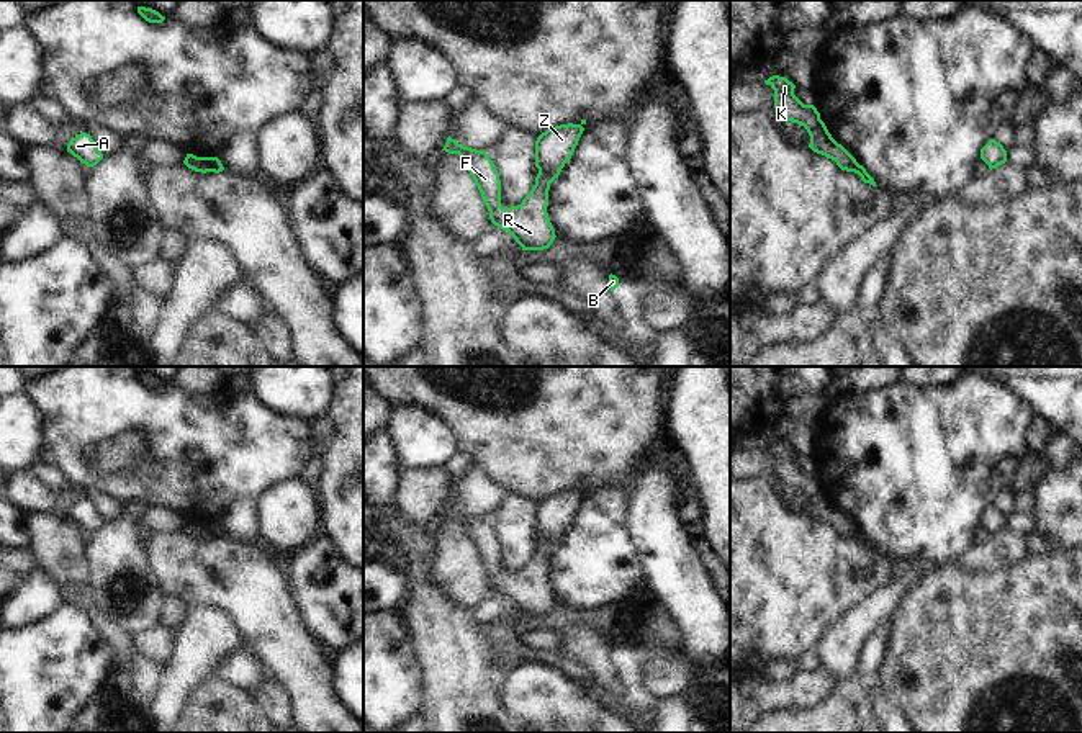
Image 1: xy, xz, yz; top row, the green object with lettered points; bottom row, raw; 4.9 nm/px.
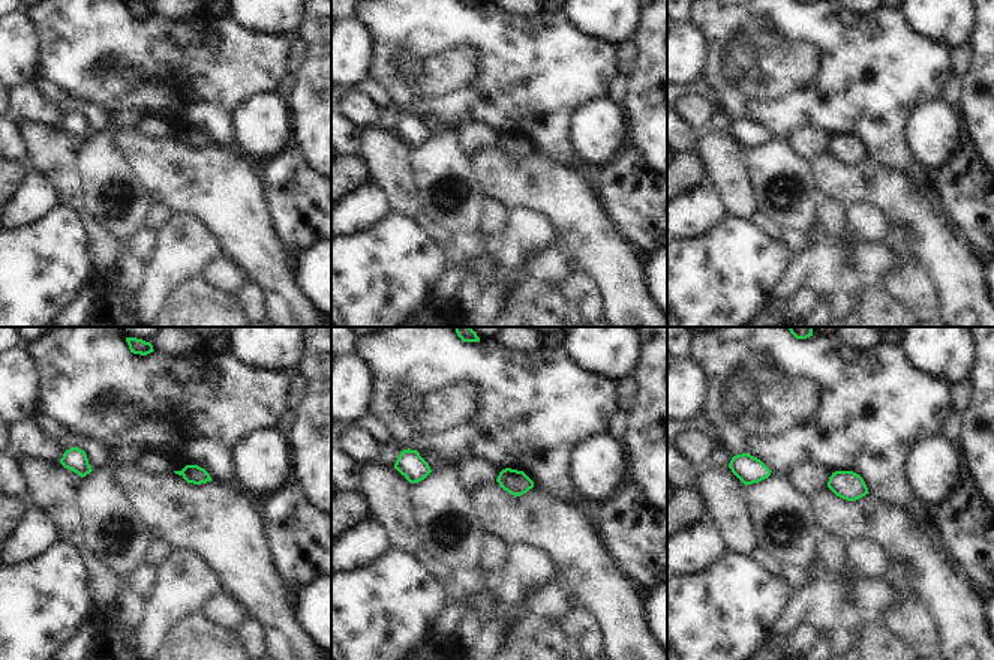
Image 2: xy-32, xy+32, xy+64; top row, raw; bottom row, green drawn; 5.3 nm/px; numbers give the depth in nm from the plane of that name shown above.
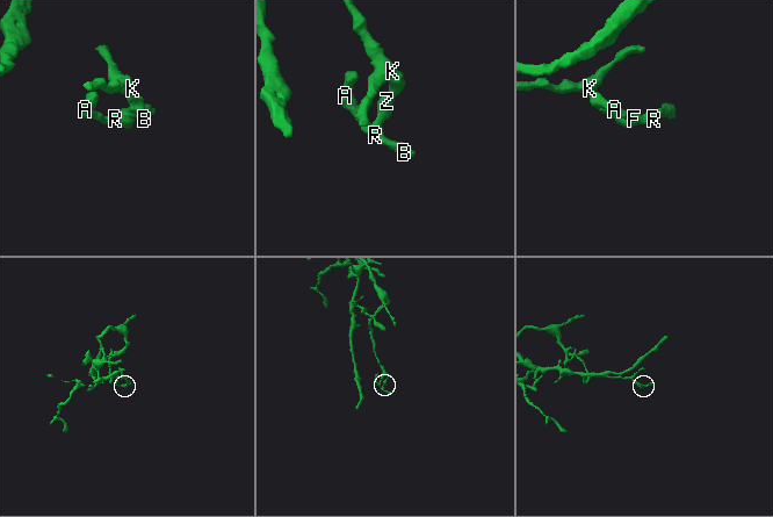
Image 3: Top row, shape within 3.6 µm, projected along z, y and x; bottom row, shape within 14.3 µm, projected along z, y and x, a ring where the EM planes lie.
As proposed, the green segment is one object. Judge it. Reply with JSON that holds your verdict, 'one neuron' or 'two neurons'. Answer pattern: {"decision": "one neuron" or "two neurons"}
{"decision": "two neurons"}

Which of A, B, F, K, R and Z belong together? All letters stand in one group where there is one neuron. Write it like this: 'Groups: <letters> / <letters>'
Groups: A B F R Z / K

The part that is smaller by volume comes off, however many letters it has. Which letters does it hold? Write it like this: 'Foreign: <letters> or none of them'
Foreign: A, B, F, R, Z

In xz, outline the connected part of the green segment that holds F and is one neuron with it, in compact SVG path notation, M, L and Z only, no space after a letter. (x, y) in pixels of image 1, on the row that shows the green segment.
M568 123L547 129L537 137L535 167L539 173L535 185L521 205L511 208L501 206L499 173L485 151L465 147L450 136L442 151L462 157L494 226L507 231L522 250L543 250L557 237L547 213L550 183L558 178L565 164L571 159L583 131L581 124Z

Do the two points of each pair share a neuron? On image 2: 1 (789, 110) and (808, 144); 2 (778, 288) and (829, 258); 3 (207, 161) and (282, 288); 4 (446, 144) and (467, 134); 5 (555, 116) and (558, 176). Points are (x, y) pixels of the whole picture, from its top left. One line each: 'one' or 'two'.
1: two
2: one
3: one
4: two
5: two

